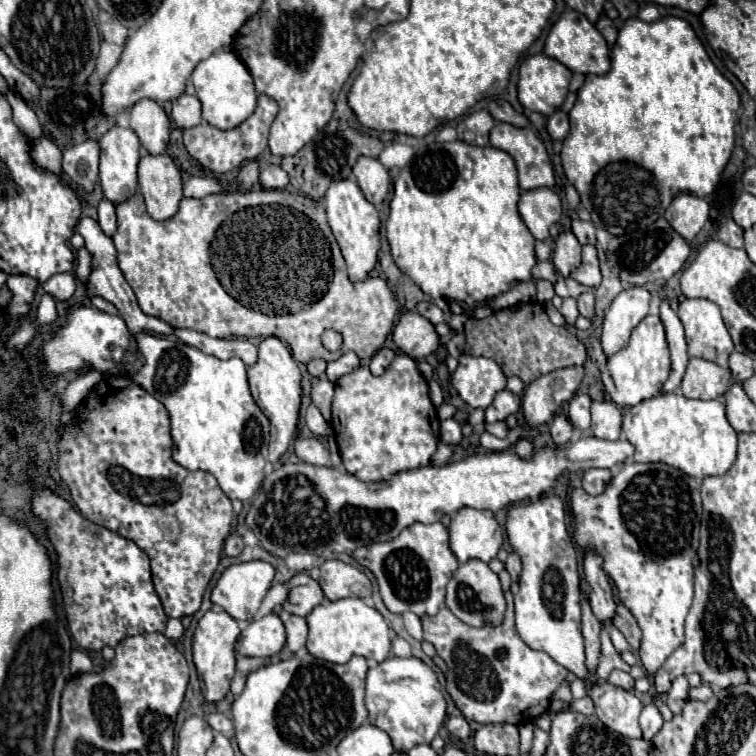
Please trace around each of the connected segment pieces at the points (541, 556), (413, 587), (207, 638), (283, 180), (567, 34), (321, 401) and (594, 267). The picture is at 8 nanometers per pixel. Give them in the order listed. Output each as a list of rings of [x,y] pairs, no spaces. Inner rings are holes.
[[[549,492],[537,500],[529,500],[525,504],[515,504],[507,512],[507,538],[511,548],[519,554],[523,562],[523,570],[519,576],[519,592],[515,594],[515,622],[517,632],[523,642],[533,650],[547,652],[557,664],[575,672],[577,678],[585,680],[585,652],[583,652],[583,636],[581,636],[581,576],[577,564],[577,548],[567,532],[565,522],[565,502]]]
[[[441,522],[411,524],[391,542],[377,542],[353,550],[353,560],[371,570],[385,606],[395,612],[413,612],[419,618],[435,616],[445,602],[449,576],[459,568],[455,554],[449,550],[449,532]]]
[[[209,610],[199,620],[193,636],[193,662],[201,678],[201,692],[207,702],[219,702],[229,692],[235,674],[235,642],[239,636],[237,622],[225,610]]]
[[[265,166],[261,168],[261,176],[259,176],[259,182],[263,188],[267,190],[279,190],[279,188],[285,188],[289,184],[289,178],[287,174],[281,170],[281,166]]]
[[[565,10],[545,40],[545,54],[565,64],[571,72],[605,74],[609,70],[609,48],[601,32],[577,10]]]
[[[315,382],[313,384],[313,390],[311,390],[311,400],[313,404],[321,410],[323,418],[329,422],[331,420],[331,412],[329,412],[329,404],[331,404],[331,398],[333,398],[333,384],[331,382]],[[329,390],[329,392],[327,392]]]
[[[583,246],[583,262],[571,276],[583,286],[597,288],[601,284],[601,272],[599,272],[599,260],[597,260],[595,246]]]

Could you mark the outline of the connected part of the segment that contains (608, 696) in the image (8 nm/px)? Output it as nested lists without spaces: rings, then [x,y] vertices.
[[[580,679],[571,682],[570,688],[573,699],[580,699],[584,695],[593,698],[595,714],[607,728],[627,738],[641,738],[639,714],[643,704],[631,690],[617,688],[609,682],[593,684],[593,687],[588,690]]]

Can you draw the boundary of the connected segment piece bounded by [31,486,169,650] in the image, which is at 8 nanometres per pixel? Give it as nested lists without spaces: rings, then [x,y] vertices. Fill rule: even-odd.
[[[47,486],[35,490],[33,502],[31,502],[31,512],[45,524],[47,538],[55,548],[57,580],[59,580],[59,588],[63,594],[65,618],[67,618],[73,640],[83,650],[101,650],[103,646],[115,648],[127,636],[165,630],[165,624],[169,618],[155,592],[155,586],[151,580],[149,558],[135,542],[131,542],[99,524],[93,524],[91,520],[85,520],[67,500],[63,500],[59,494],[49,490]]]

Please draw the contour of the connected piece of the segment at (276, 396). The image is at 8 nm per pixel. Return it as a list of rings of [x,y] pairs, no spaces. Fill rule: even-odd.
[[[267,336],[265,340],[259,342],[257,348],[259,348],[259,356],[257,356],[257,362],[249,366],[247,378],[249,378],[253,400],[271,422],[269,460],[277,462],[287,452],[295,436],[295,428],[299,420],[299,402],[301,402],[301,372],[293,360],[291,350],[277,336]]]

